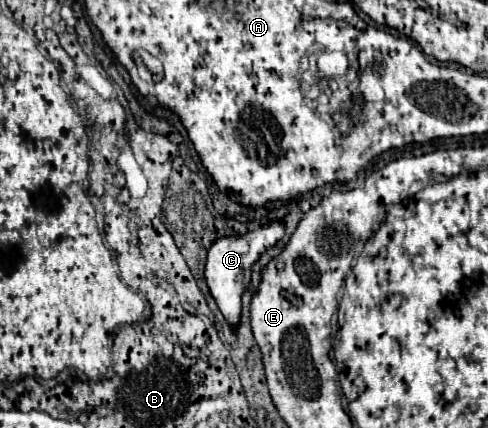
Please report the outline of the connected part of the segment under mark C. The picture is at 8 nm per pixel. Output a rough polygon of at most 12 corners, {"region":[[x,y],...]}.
{"region":[[284,227],[218,239],[206,281],[222,315],[240,325],[242,293]]}

